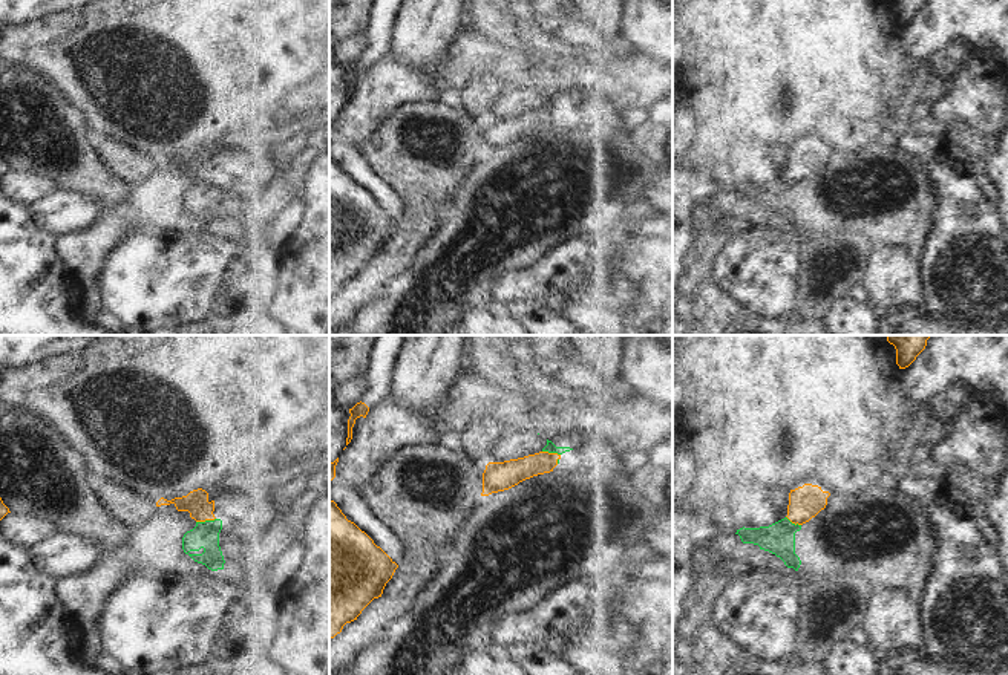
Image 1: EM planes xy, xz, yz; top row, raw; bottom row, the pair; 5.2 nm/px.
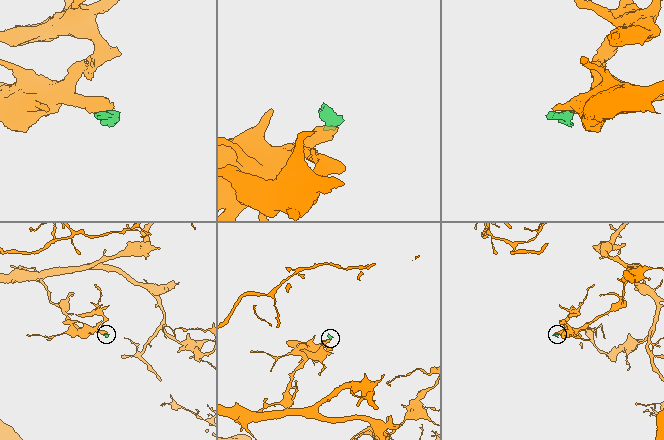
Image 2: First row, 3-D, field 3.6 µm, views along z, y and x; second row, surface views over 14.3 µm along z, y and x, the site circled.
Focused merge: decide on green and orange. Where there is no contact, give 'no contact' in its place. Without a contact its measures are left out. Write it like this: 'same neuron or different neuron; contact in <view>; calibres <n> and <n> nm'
different neuron; contact in xy; calibres 140 and 130 nm

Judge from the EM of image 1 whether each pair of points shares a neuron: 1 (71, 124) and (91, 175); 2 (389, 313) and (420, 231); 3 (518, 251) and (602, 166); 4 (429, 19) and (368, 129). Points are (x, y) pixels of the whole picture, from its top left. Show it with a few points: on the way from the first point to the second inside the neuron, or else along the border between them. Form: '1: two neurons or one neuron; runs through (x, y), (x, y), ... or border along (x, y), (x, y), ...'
1: one neuron; runs through (71, 136), (78, 149), (78, 163)
2: two neurons; border along (429, 241), (412, 262), (385, 285), (382, 294)
3: one neuron; runs through (540, 230), (567, 205), (567, 201), (581, 187)
4: two neurons; border along (391, 51), (418, 66), (437, 66), (443, 60)

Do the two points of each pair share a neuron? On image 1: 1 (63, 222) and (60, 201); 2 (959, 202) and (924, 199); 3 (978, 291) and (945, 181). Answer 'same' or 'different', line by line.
1: same
2: different
3: same

